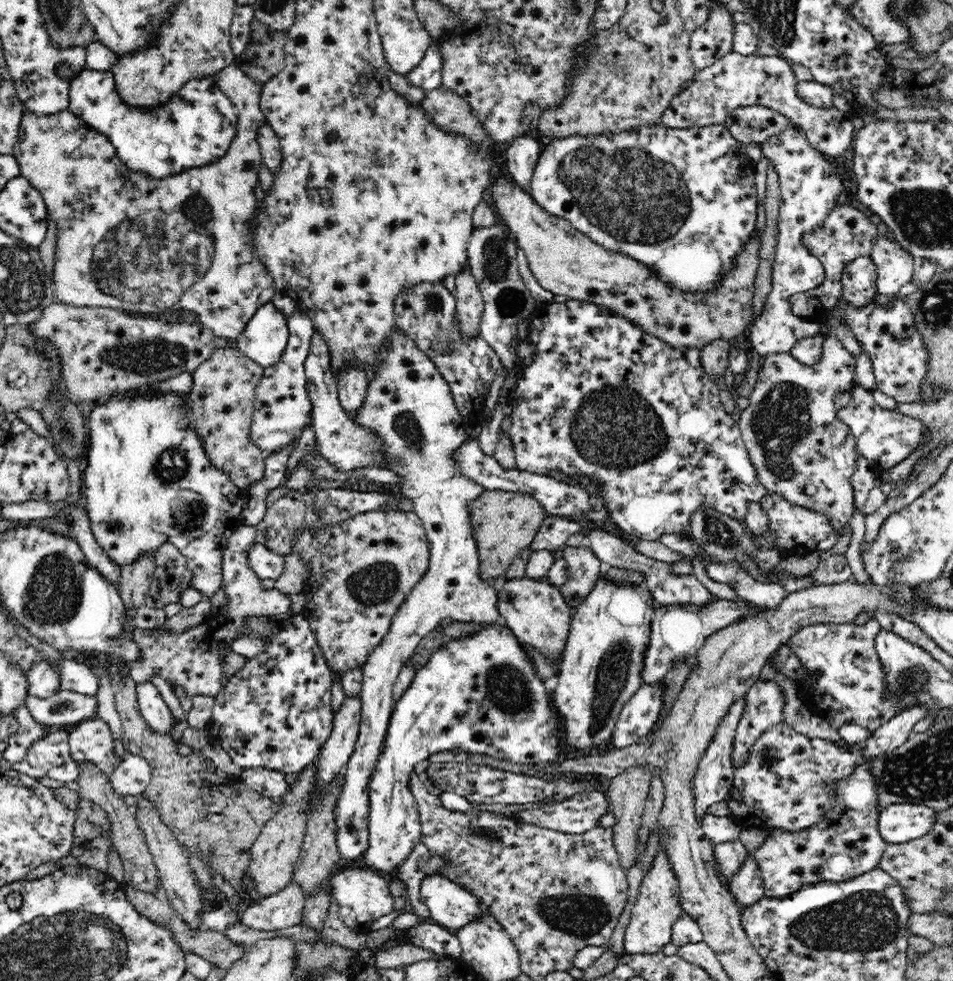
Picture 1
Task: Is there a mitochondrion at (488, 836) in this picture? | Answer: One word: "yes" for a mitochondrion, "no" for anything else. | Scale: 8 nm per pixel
yes

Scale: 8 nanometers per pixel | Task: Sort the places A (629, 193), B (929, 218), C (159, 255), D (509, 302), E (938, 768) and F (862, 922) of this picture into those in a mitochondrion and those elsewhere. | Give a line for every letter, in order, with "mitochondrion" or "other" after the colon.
A: mitochondrion
B: mitochondrion
C: mitochondrion
D: mitochondrion
E: mitochondrion
F: mitochondrion

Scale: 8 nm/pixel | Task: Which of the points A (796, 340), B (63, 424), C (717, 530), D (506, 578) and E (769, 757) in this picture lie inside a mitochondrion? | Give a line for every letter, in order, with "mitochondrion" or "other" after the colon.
A: other
B: mitochondrion
C: mitochondrion
D: other
E: mitochondrion

